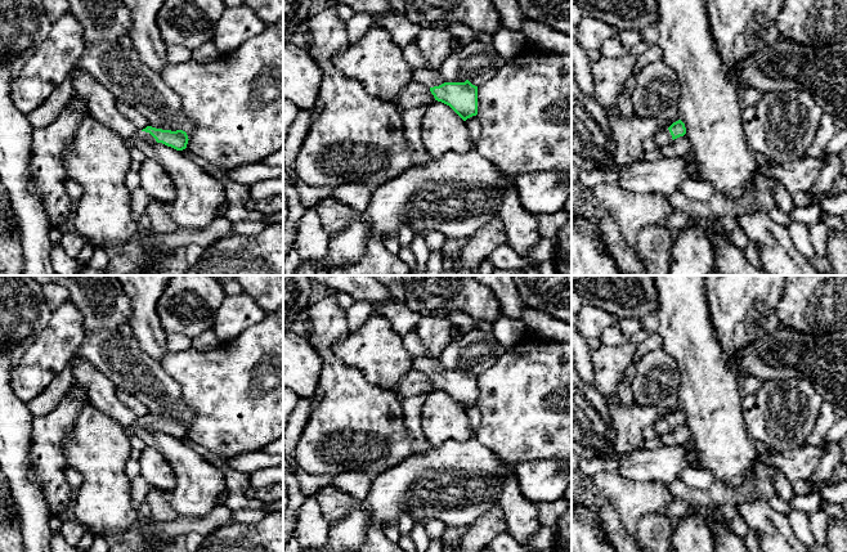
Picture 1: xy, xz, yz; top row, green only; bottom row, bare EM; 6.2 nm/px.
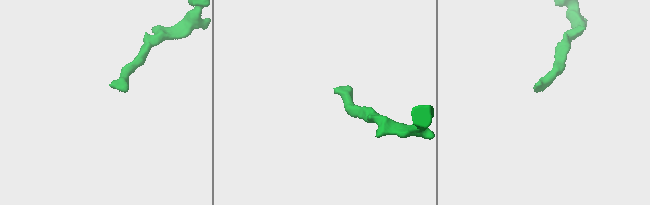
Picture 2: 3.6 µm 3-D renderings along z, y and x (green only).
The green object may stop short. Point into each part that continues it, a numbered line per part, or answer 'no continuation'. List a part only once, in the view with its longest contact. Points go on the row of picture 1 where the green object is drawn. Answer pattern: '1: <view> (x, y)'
1: xy (146, 137)

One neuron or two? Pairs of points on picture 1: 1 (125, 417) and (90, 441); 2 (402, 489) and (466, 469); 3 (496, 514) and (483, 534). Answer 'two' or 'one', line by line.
1: two
2: one
3: one

